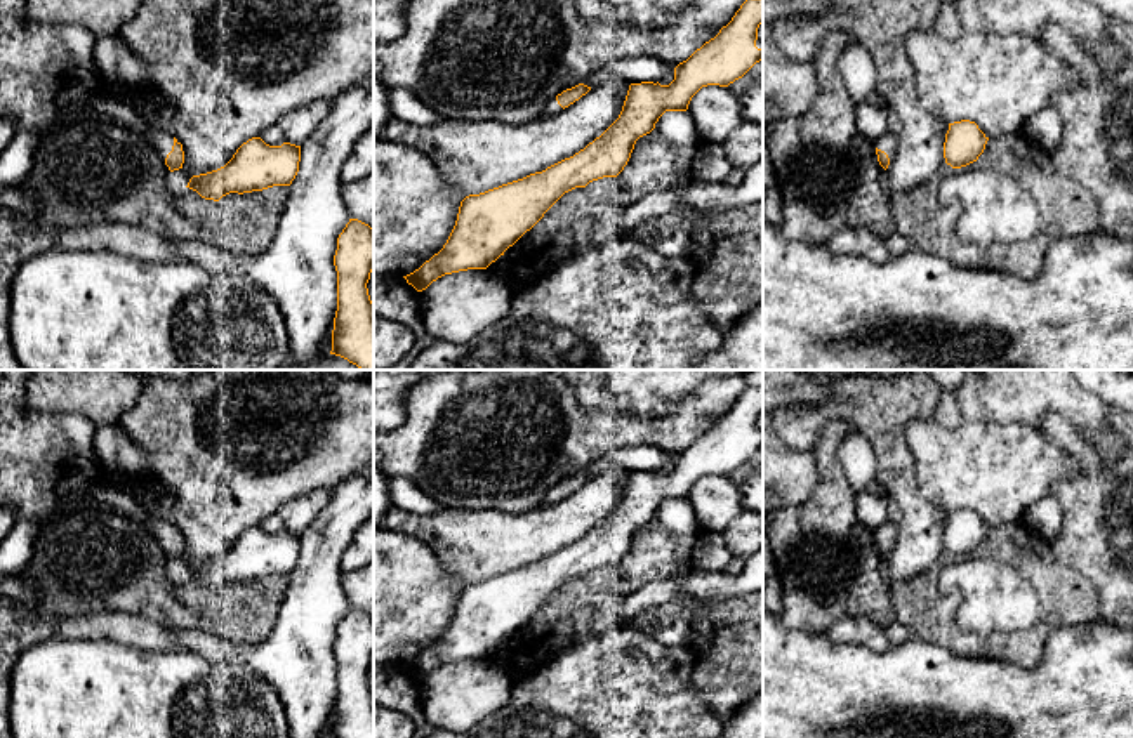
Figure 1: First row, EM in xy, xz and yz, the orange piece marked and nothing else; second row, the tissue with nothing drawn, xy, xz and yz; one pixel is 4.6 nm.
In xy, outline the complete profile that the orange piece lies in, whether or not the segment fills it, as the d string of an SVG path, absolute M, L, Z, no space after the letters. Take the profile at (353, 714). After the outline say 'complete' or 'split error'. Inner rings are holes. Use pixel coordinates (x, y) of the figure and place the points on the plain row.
M349 608L337 627L337 700L332 738L374 738L374 691L367 672L374 660L374 618Z; complete

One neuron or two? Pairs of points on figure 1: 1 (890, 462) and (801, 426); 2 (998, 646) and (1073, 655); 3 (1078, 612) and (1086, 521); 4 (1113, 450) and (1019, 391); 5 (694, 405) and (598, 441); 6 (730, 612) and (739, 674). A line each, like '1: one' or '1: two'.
1: one
2: two
3: two
4: one
5: one
6: one

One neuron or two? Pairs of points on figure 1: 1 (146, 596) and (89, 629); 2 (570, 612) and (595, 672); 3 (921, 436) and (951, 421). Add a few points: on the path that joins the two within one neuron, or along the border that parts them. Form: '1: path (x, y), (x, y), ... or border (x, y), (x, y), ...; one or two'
1: border (79, 615), (136, 613), (159, 622); two
2: border (619, 625), (576, 645), (548, 664); two
3: border (932, 419), (947, 428), (958, 428), (965, 421); two

